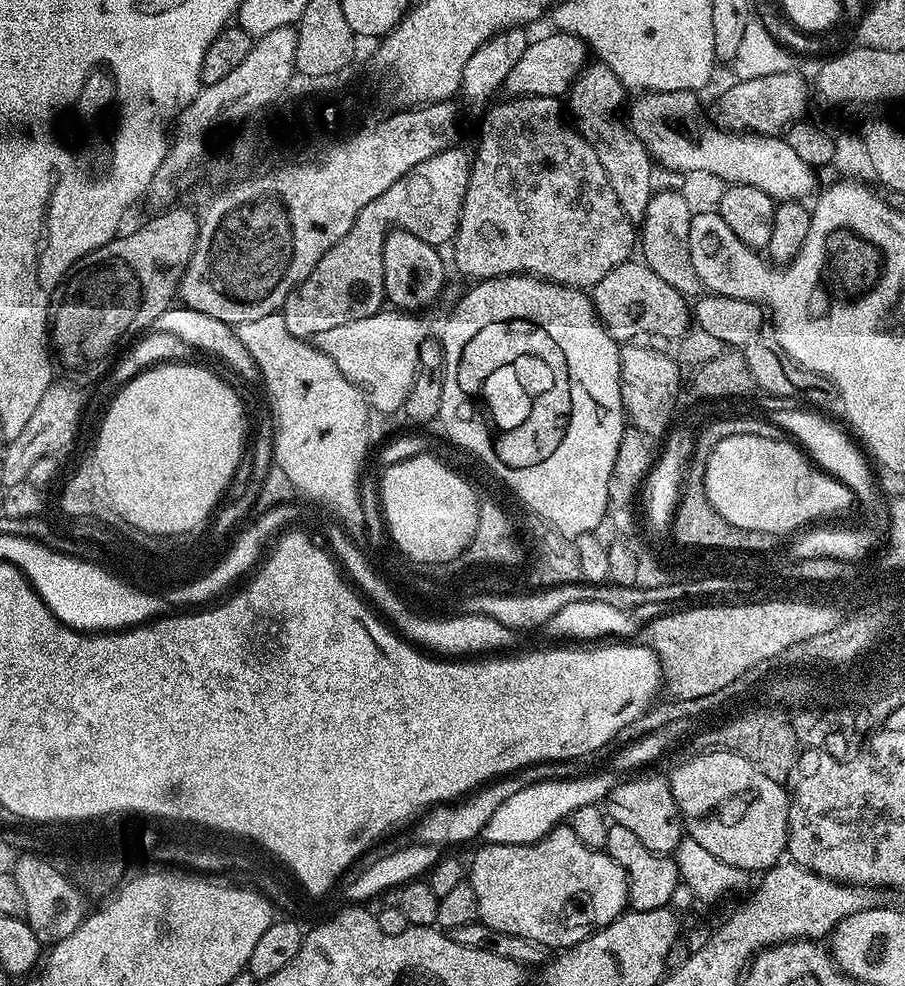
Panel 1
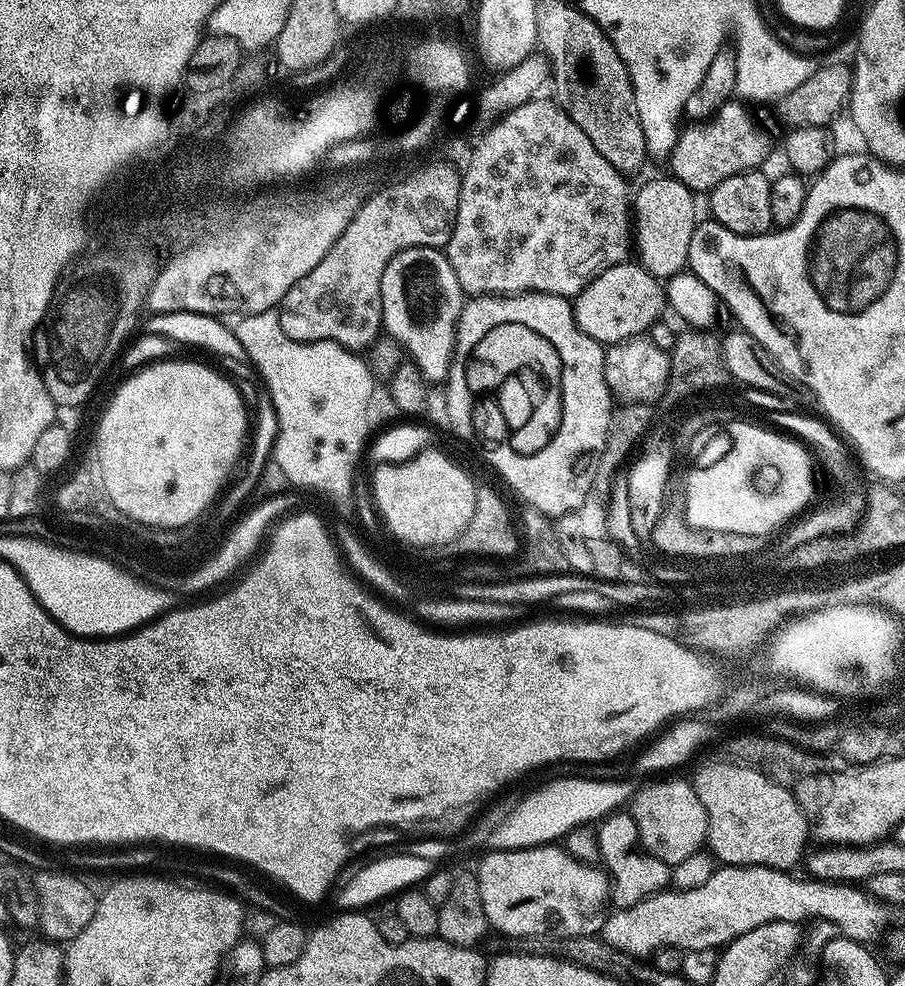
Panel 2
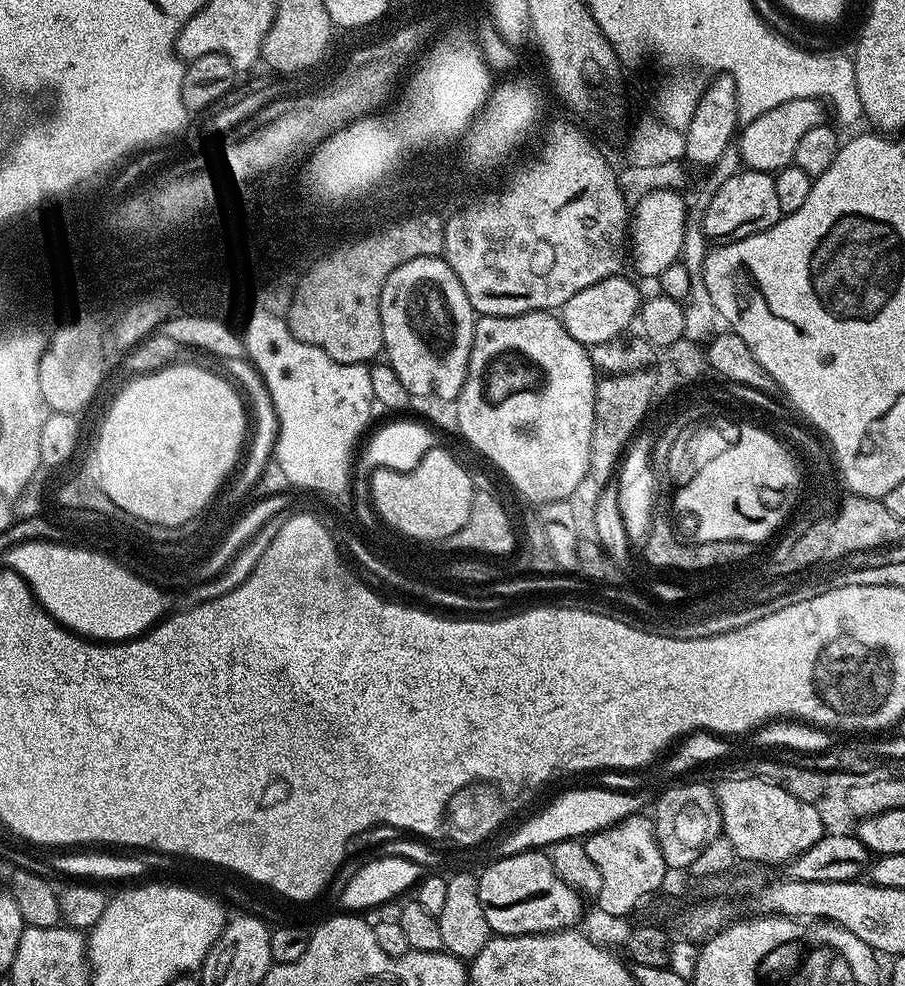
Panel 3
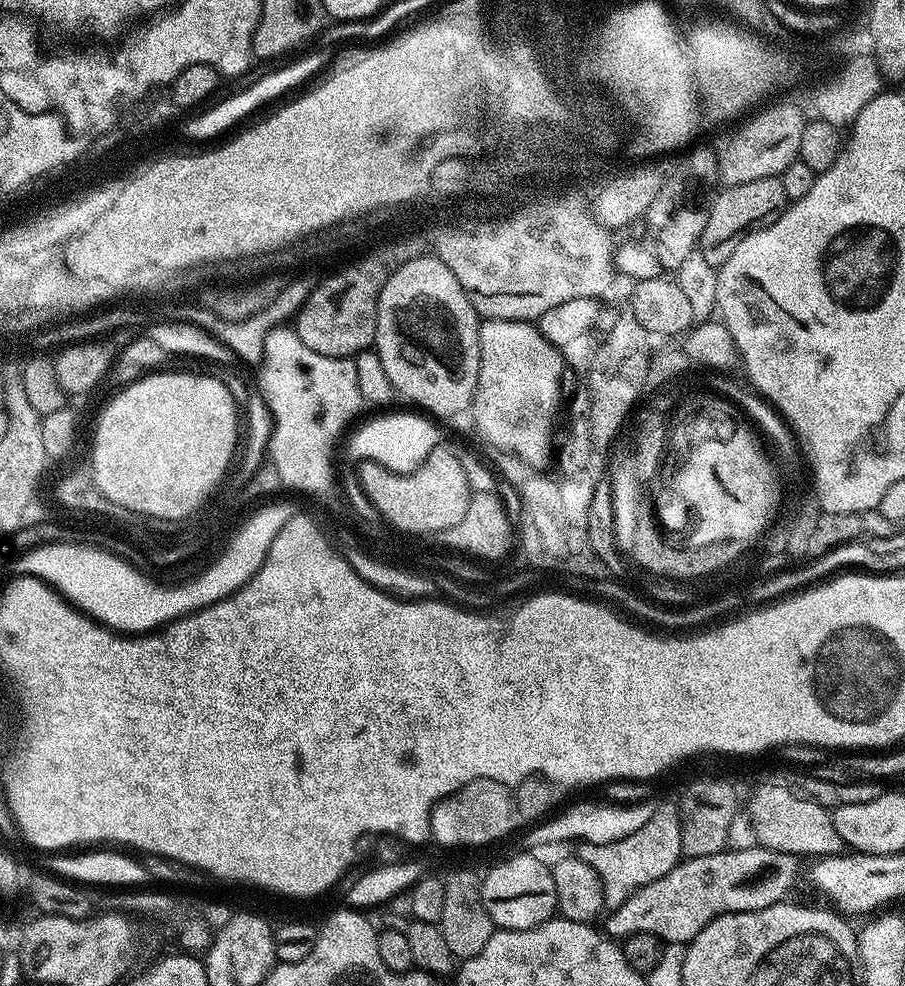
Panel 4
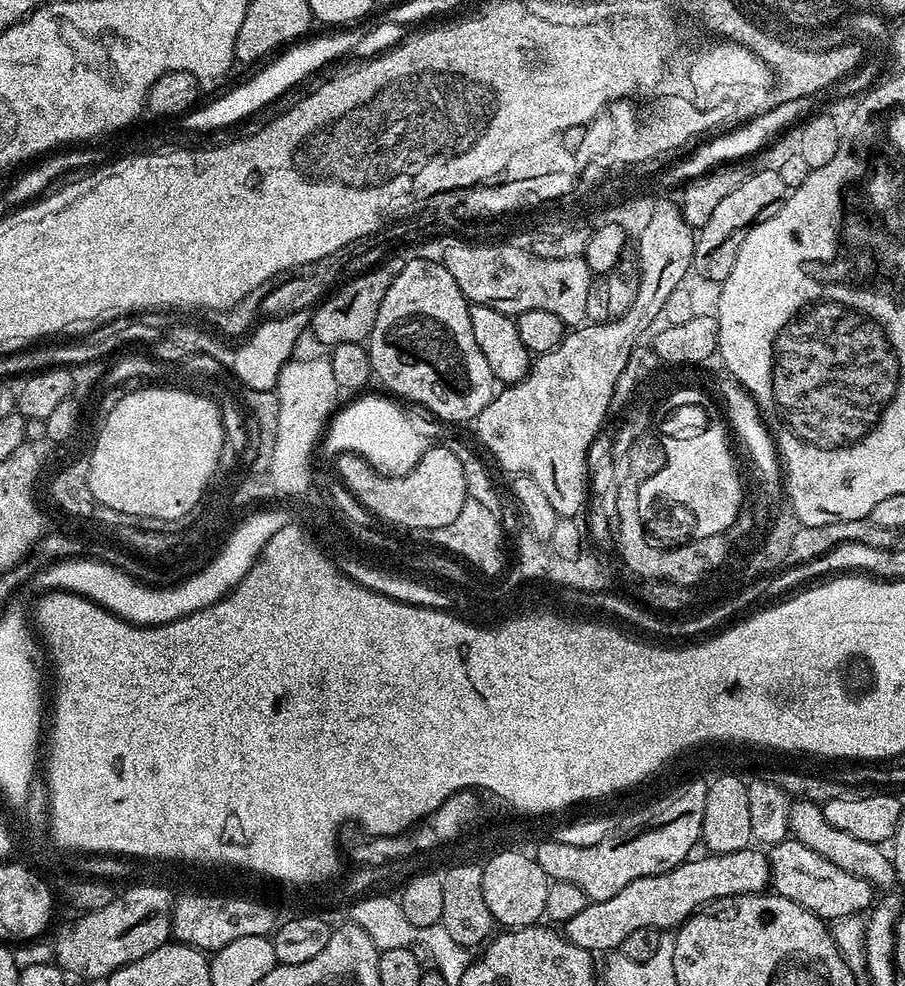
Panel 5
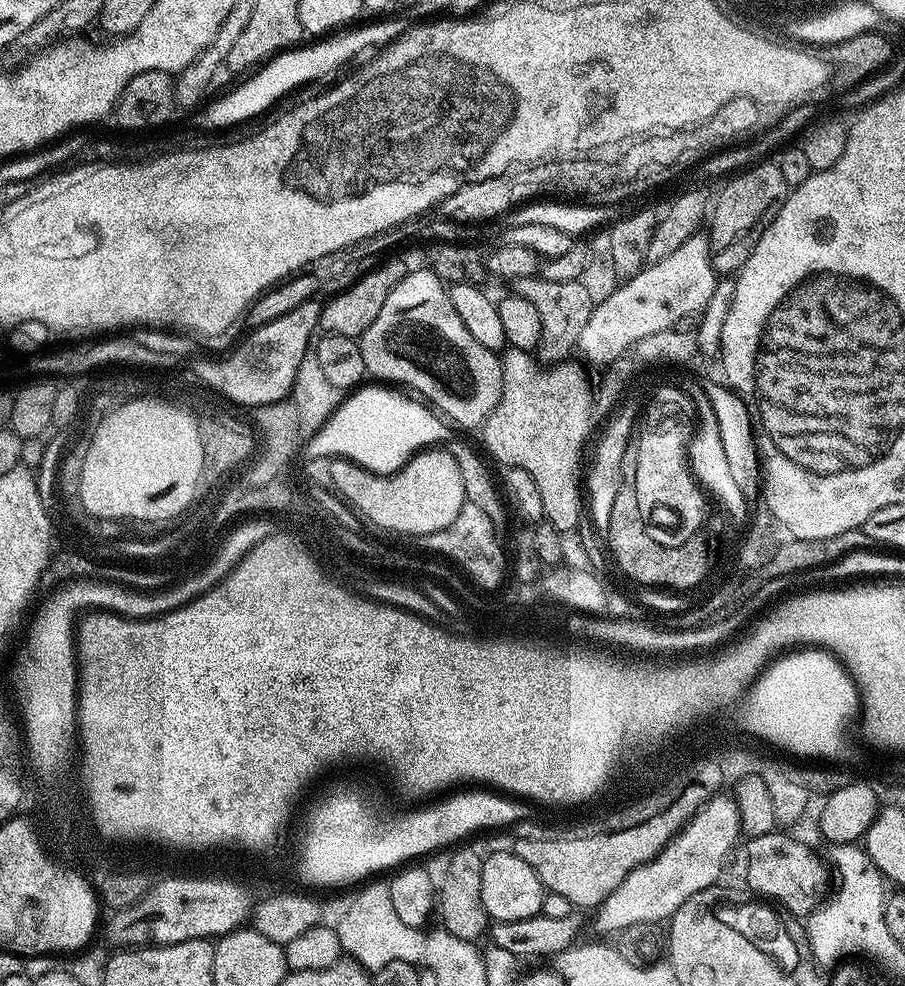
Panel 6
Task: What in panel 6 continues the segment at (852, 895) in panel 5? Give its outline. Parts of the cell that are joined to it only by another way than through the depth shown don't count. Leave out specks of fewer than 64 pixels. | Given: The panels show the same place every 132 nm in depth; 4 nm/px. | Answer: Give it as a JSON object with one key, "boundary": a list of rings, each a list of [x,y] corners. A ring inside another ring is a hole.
{"boundary":[[[773,830],[761,836],[753,836],[747,841],[748,884],[757,888],[762,894],[761,897],[775,902],[789,913],[792,911],[792,914],[808,914],[829,895],[830,868],[827,863],[824,865],[820,861],[818,853],[811,852],[802,841],[787,834],[789,833],[784,830]]]}

